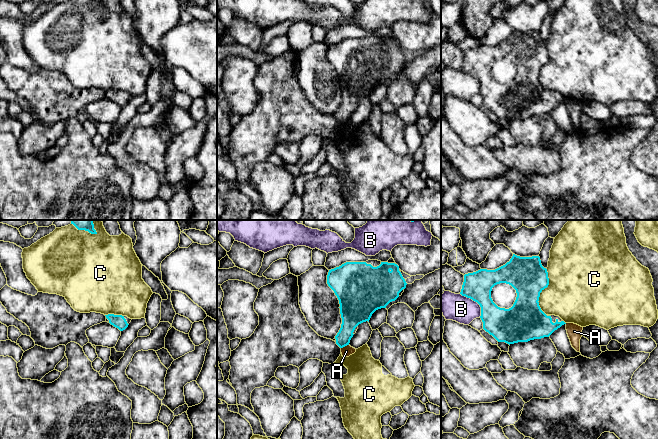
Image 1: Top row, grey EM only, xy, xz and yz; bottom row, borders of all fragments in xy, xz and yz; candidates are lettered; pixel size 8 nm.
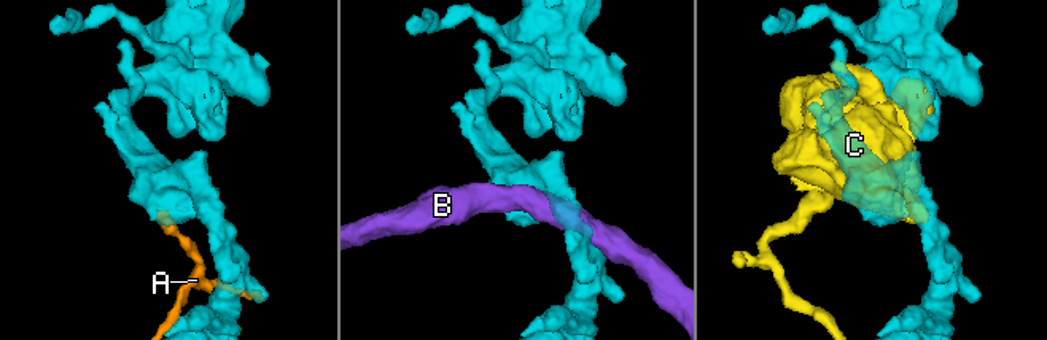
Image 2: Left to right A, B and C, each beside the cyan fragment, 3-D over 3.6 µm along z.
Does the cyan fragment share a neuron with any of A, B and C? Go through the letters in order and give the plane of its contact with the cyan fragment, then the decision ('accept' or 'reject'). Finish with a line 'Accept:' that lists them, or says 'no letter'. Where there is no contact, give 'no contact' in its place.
A: xz | reject
B: yz | reject
C: yz | reject
Accept: no letter

